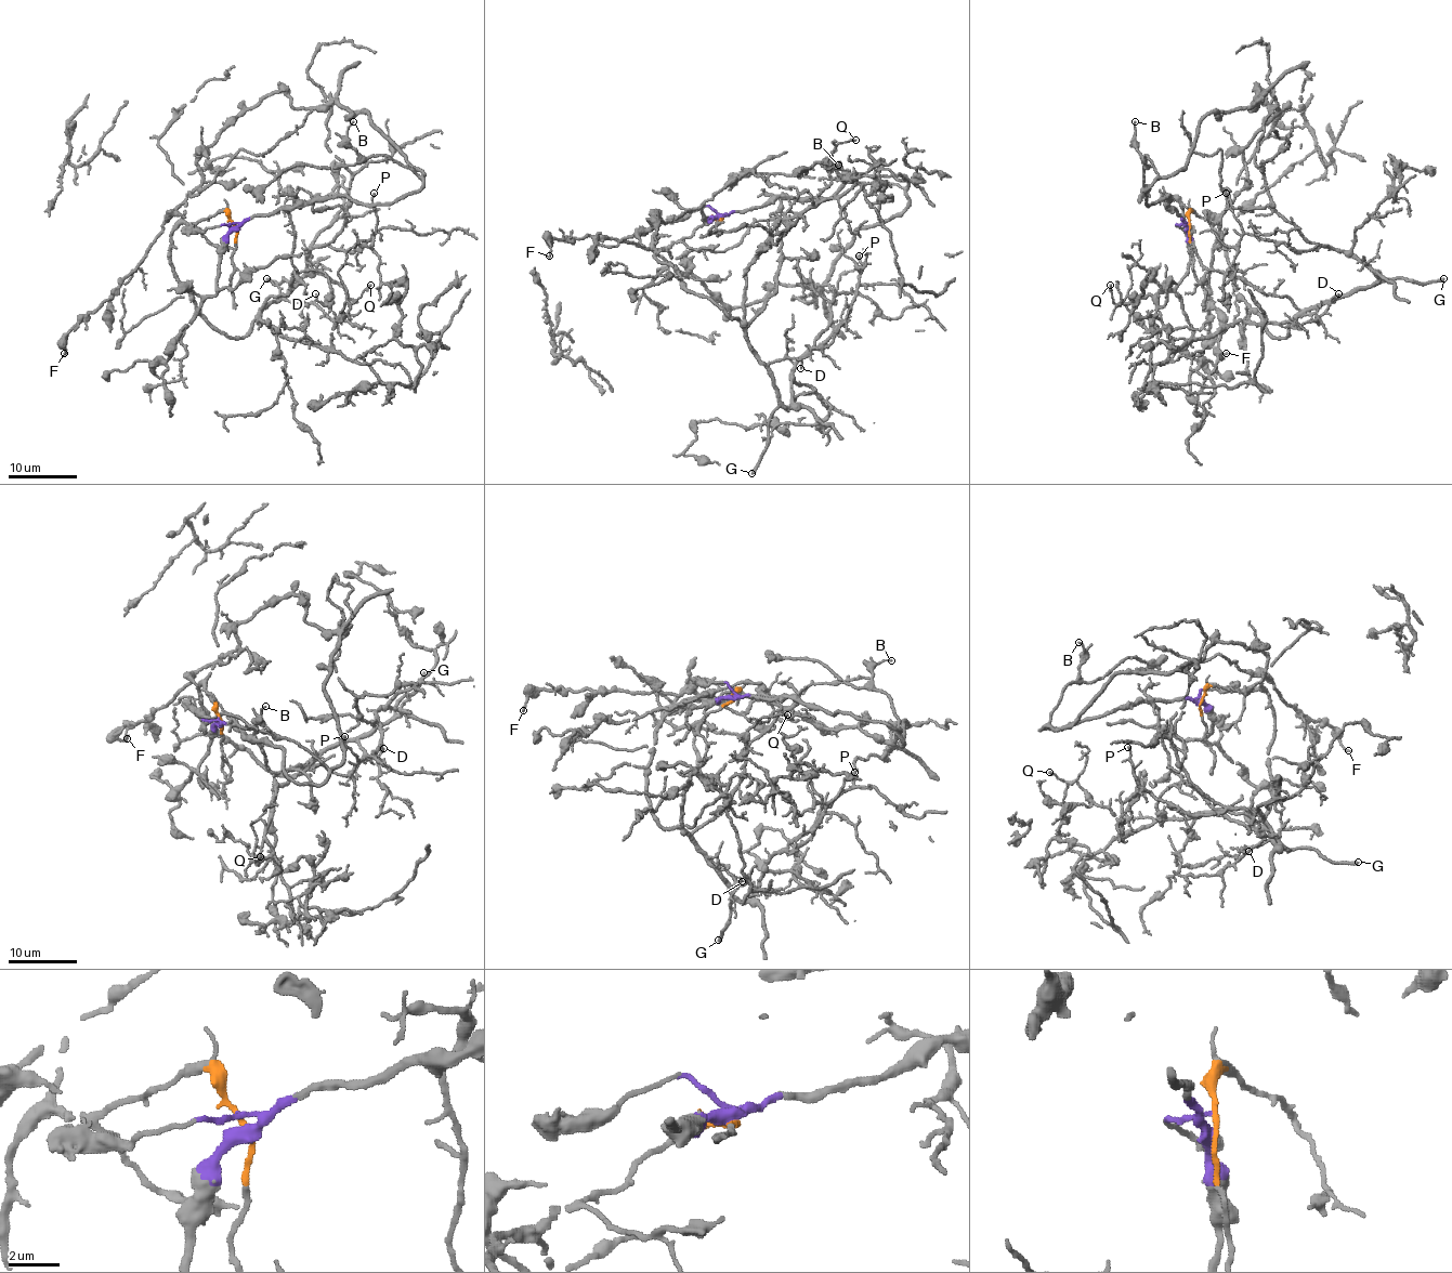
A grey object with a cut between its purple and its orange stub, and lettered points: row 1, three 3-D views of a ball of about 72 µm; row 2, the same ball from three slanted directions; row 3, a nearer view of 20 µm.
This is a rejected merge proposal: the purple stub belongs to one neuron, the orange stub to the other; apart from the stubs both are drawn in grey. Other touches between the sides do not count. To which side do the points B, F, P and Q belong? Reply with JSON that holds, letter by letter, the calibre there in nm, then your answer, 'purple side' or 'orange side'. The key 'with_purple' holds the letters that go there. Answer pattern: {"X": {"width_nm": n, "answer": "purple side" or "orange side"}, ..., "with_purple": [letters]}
{"B": {"width_nm": 100, "answer": "purple side"}, "F": {"width_nm": 160, "answer": "purple side"}, "P": {"width_nm": 100, "answer": "orange side"}, "Q": {"width_nm": 160, "answer": "orange side"}, "with_purple": ["B", "F"]}

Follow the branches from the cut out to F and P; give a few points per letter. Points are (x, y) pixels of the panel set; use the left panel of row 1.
F: (235, 226), (347, 195), (393, 204), (422, 174), (367, 114), (261, 99), (201, 152), (201, 183), (64, 352)
P: (235, 224), (219, 211), (181, 223), (171, 262), (201, 314), (244, 337), (314, 247), (373, 235), (375, 194)

